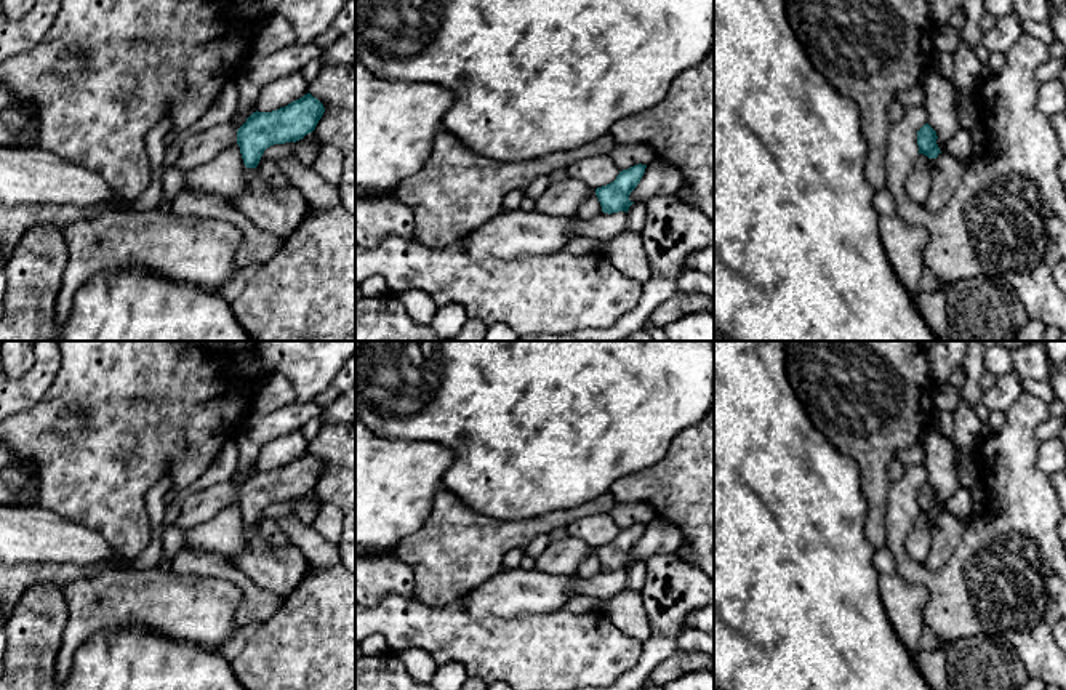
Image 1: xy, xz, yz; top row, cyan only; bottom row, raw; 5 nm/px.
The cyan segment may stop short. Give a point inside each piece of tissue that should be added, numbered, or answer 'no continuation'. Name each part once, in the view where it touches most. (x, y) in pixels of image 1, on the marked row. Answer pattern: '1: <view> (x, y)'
1: xy (202, 148)

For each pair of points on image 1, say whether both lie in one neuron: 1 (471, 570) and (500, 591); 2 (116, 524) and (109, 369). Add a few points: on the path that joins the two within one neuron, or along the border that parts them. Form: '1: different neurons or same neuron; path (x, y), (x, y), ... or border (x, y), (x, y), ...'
1: different neurons; border (503, 567), (463, 597)
2: same neuron; path (109, 485), (109, 407)

